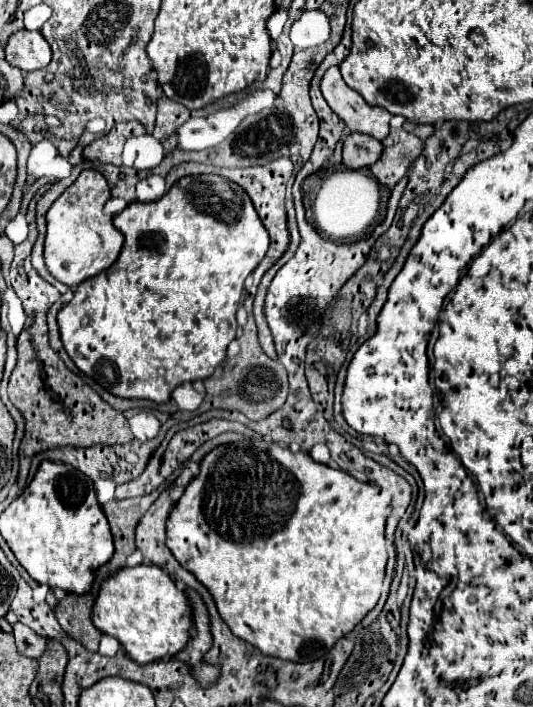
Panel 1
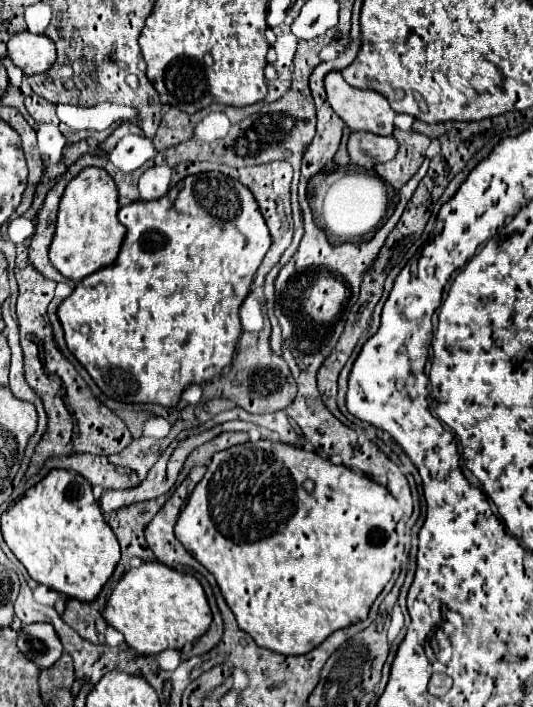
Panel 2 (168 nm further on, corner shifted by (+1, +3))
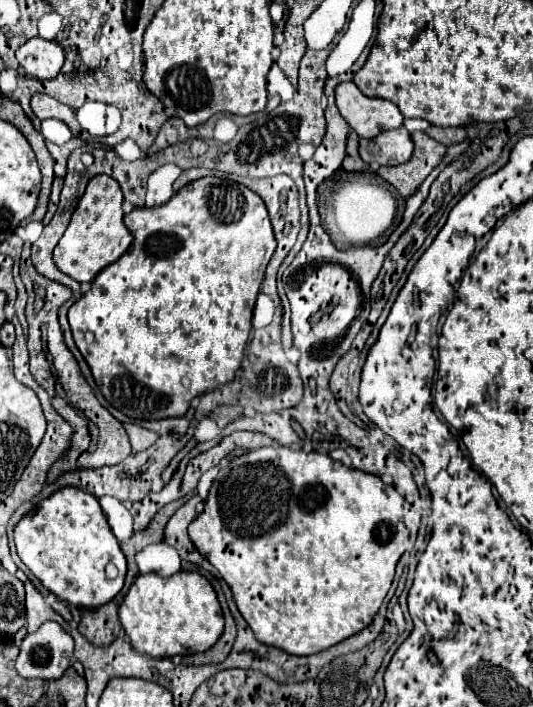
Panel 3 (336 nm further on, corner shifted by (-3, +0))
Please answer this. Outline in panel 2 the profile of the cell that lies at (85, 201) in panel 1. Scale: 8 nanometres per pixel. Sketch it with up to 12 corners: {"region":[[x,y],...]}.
{"region":[[85,168],[59,202],[49,260],[79,282],[125,238],[115,182]]}

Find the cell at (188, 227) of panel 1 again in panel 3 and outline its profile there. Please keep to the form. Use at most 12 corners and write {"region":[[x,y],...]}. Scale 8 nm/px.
{"region":[[255,191],[133,209],[69,309],[103,397],[181,417],[233,381],[275,251]]}

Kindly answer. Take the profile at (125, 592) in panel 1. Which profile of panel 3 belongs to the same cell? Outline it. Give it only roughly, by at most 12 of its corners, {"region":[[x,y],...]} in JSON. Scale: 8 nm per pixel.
{"region":[[195,571],[145,573],[119,607],[135,651],[201,653],[225,629]]}

